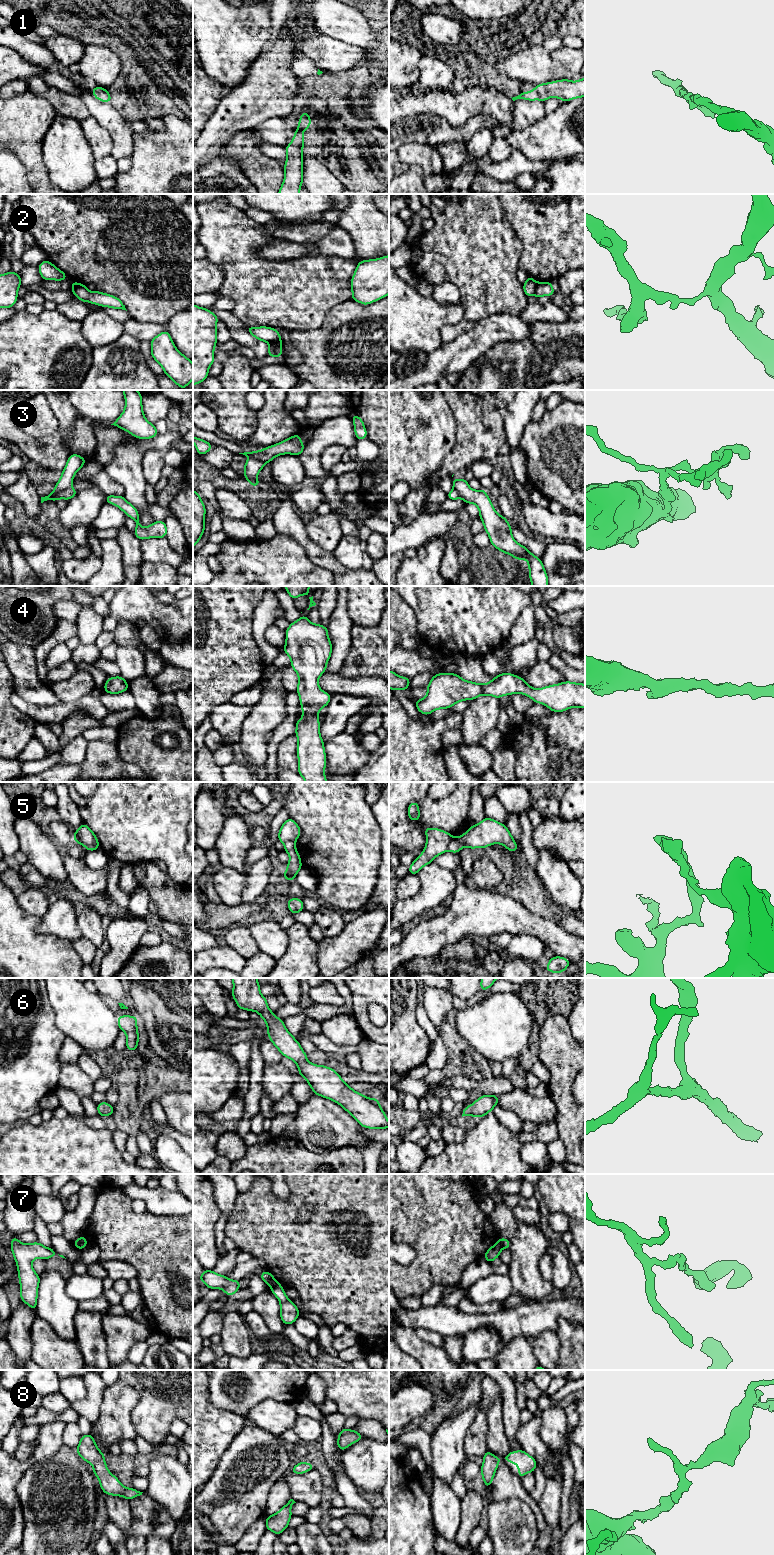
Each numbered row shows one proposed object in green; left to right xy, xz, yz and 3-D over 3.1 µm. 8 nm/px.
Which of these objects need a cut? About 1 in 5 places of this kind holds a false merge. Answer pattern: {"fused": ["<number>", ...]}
{"fused": ["2", "3", "5", "7"]}

